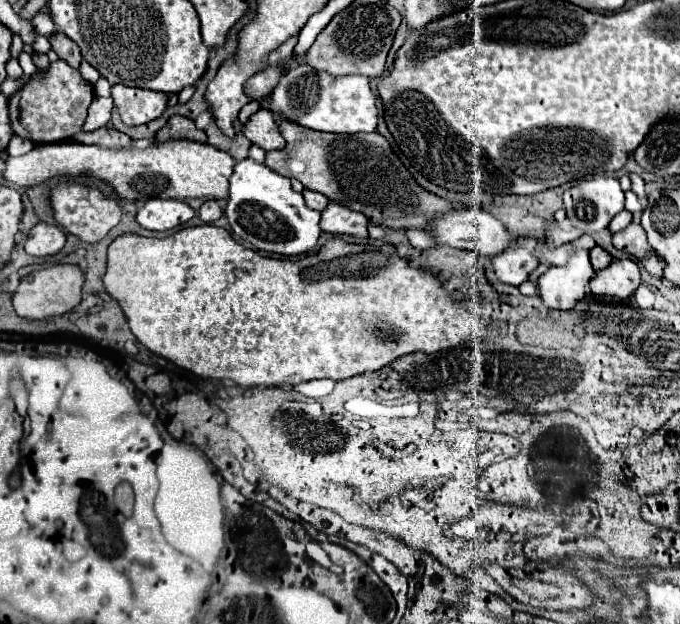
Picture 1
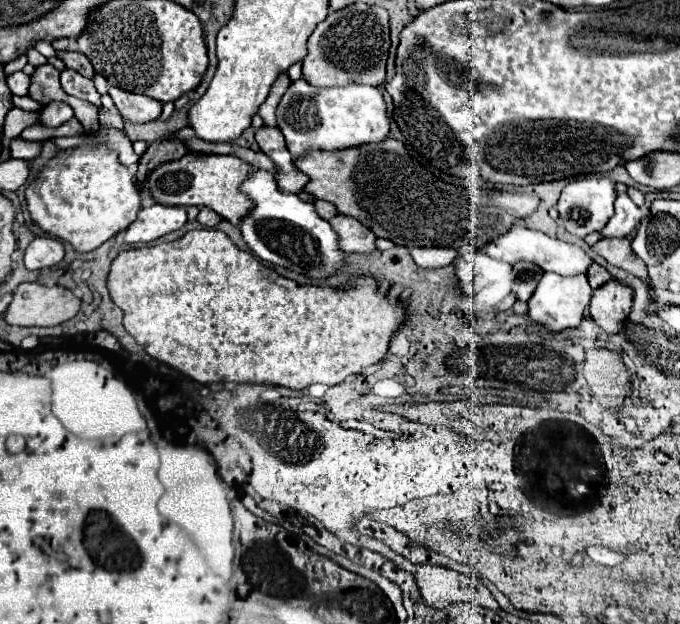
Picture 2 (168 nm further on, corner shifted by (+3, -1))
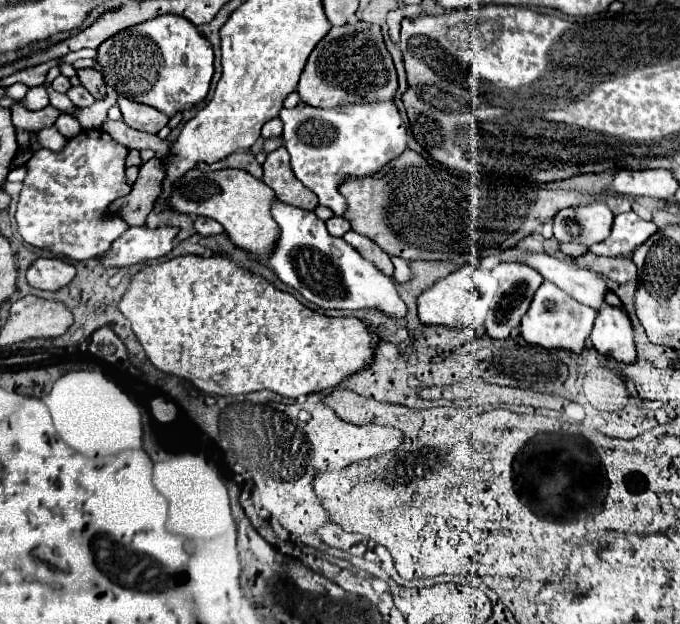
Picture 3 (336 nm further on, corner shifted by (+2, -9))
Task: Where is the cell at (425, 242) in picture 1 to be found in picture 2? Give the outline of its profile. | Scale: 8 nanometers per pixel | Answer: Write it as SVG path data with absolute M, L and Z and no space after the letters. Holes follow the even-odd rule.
M414 248L412 258L422 268L438 268L448 266L456 260L458 252L452 248Z

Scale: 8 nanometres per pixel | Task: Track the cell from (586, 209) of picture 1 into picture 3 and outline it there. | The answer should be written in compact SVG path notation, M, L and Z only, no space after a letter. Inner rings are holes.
M599 200L593 204L579 204L563 208L553 218L553 236L559 242L579 242L591 246L601 242L611 232L613 212Z

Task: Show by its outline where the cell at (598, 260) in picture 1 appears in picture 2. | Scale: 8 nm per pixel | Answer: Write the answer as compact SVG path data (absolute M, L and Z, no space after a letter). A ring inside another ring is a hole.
M592 264L590 266L590 270L588 270L588 282L590 282L590 286L596 290L596 288L600 288L600 286L604 286L612 276L606 272L606 268L602 268L602 266L598 266L598 264Z

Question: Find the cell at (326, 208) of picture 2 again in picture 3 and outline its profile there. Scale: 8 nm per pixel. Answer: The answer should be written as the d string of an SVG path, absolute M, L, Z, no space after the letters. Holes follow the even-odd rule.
M331 216L325 224L327 224L327 230L331 236L343 236L347 230L351 230L349 222L343 216Z

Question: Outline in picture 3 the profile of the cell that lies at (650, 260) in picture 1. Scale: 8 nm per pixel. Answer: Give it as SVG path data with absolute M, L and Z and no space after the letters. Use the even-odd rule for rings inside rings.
M583 254L577 258L577 264L583 268L589 268L593 272L603 274L605 278L619 282L619 284L627 284L627 282L635 282L637 280L637 268L635 262L619 256L619 258L609 258L609 256L597 256L597 254Z

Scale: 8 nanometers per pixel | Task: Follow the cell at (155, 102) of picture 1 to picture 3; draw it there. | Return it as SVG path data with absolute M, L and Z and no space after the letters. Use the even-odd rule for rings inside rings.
M119 98L117 106L123 114L123 122L135 130L157 134L169 122L169 118L163 112L139 102L131 102L127 98Z

